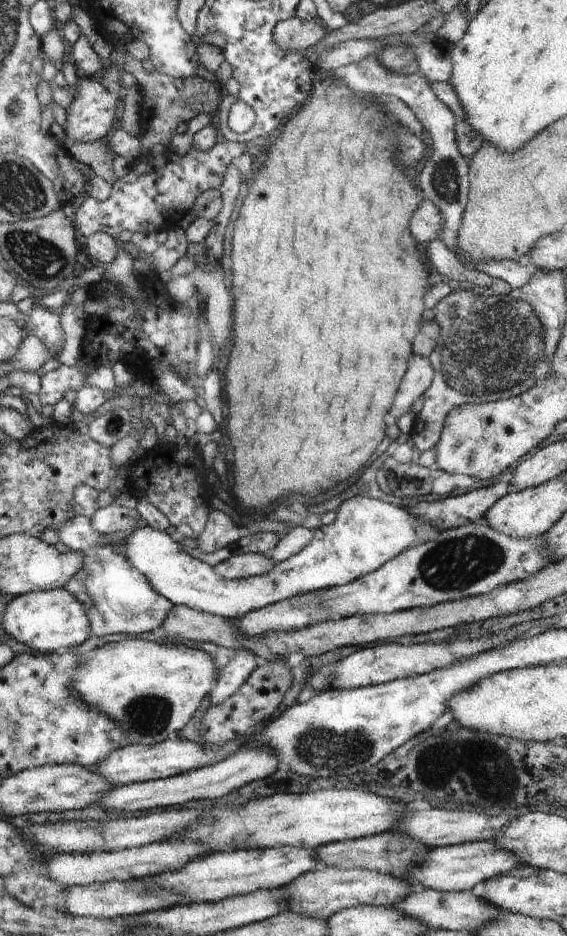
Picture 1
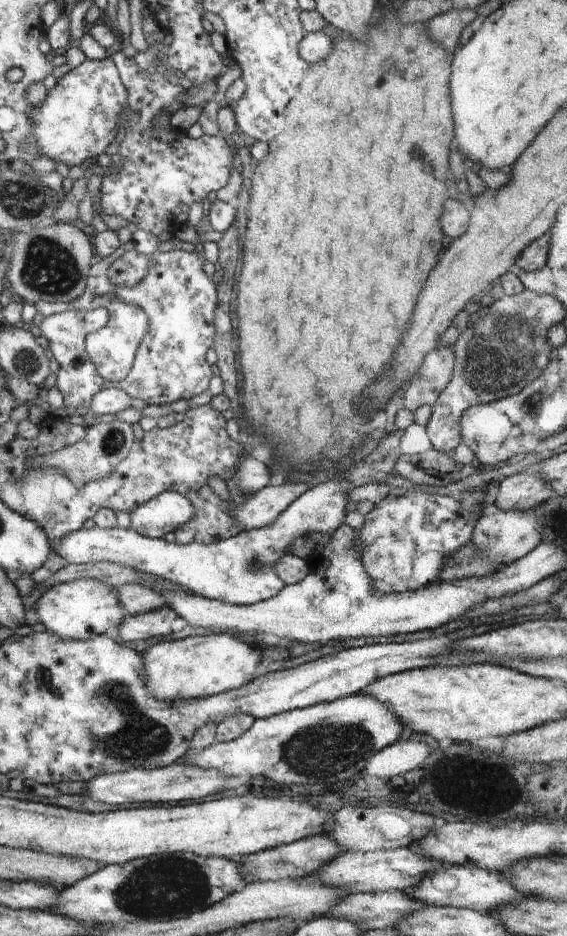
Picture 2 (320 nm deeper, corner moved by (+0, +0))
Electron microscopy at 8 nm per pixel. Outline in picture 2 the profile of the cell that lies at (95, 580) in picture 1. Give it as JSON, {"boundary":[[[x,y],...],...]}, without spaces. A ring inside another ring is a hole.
{"boundary":[[[168,607],[141,615],[126,615],[119,625],[119,635],[125,641],[132,642],[148,640],[154,636],[168,636],[173,632],[170,624],[176,617],[176,612]]]}

